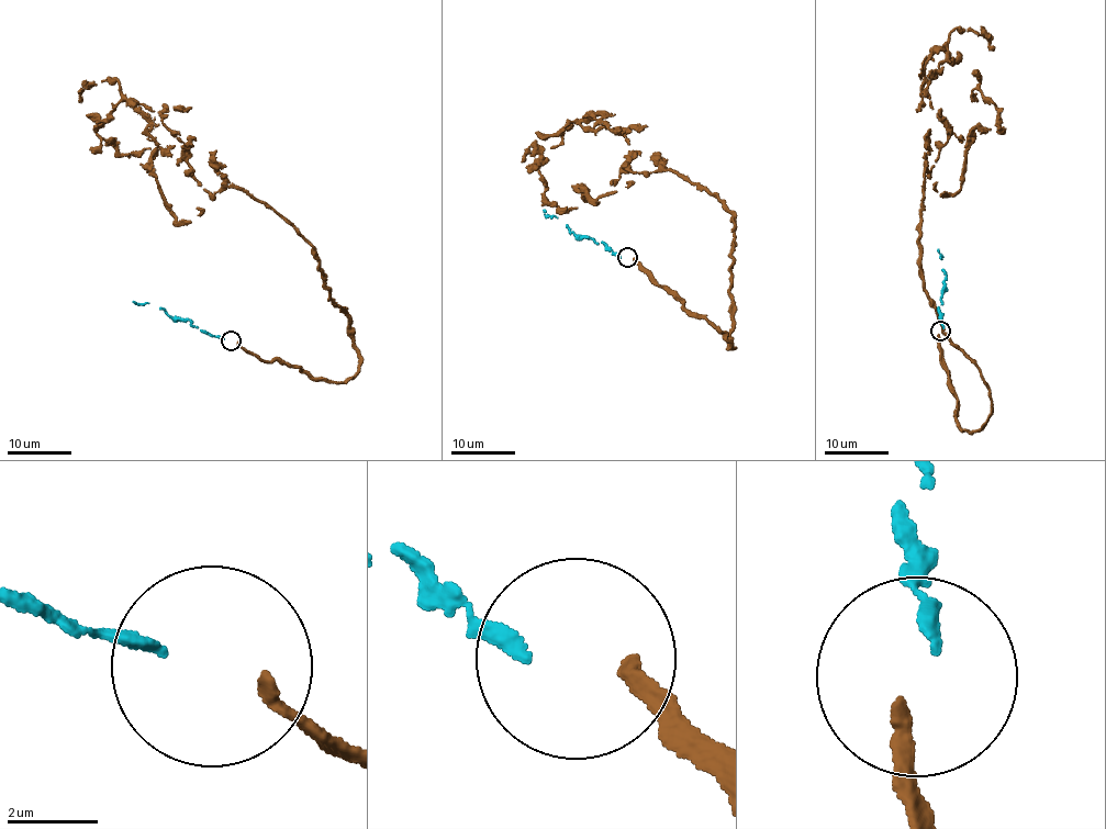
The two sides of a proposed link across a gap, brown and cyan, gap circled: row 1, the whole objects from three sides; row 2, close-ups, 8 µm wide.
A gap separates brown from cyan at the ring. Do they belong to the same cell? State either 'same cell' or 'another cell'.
same cell

